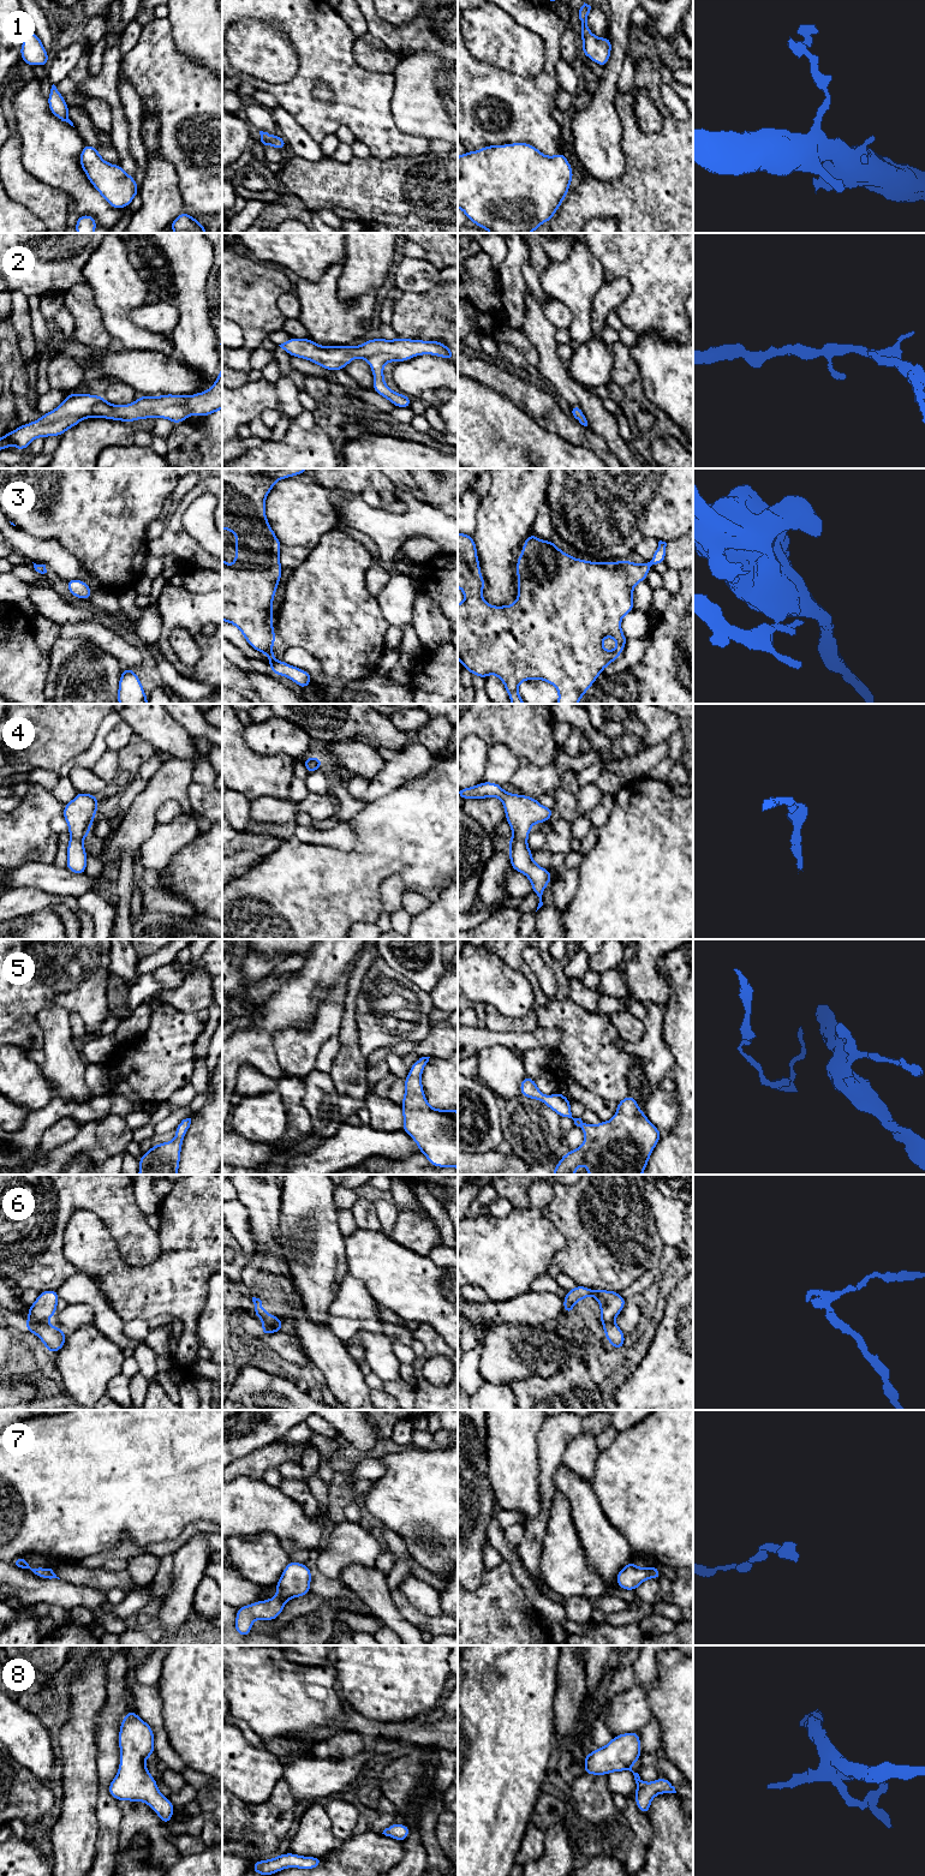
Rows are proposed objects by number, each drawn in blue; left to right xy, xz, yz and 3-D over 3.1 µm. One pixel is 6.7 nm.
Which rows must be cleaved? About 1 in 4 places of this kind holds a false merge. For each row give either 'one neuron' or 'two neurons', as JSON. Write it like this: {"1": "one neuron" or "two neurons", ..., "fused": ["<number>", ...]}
{"1": "one neuron", "2": "one neuron", "3": "two neurons", "4": "one neuron", "5": "one neuron", "6": "two neurons", "7": "one neuron", "8": "one neuron", "fused": ["3", "6"]}

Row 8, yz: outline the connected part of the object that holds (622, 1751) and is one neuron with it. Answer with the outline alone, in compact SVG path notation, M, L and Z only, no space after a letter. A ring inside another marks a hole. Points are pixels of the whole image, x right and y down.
M639 1732L615 1735L605 1746L586 1753L584 1773L591 1775L608 1775L611 1772L629 1770L634 1775L637 1792L634 1799L640 1812L649 1815L650 1804L655 1796L676 1793L668 1779L660 1778L652 1782L644 1782L632 1766L640 1758Z

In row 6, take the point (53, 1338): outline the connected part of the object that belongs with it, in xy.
M29 1320L25 1327L29 1333L36 1334L42 1340L44 1348L50 1354L58 1352L65 1345L67 1334L65 1334L60 1327L48 1325L47 1322L36 1324Z

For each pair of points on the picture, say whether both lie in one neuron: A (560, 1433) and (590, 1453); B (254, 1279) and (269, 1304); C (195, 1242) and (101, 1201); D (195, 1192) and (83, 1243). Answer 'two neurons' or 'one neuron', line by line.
A: two neurons
B: one neuron
C: two neurons
D: one neuron

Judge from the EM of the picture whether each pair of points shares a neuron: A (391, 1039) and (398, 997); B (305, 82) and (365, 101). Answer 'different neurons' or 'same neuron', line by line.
A: same neuron
B: same neuron

